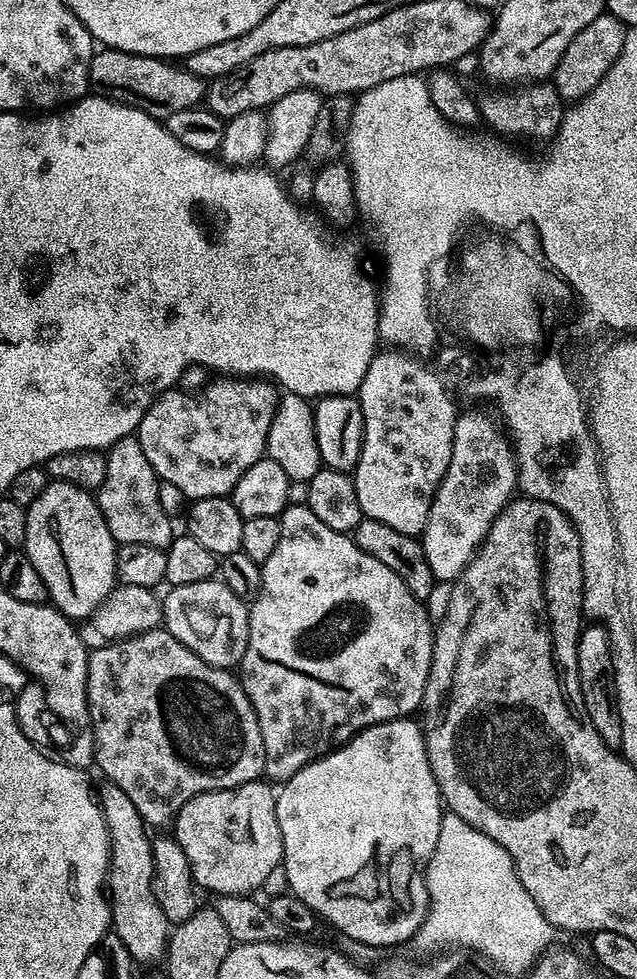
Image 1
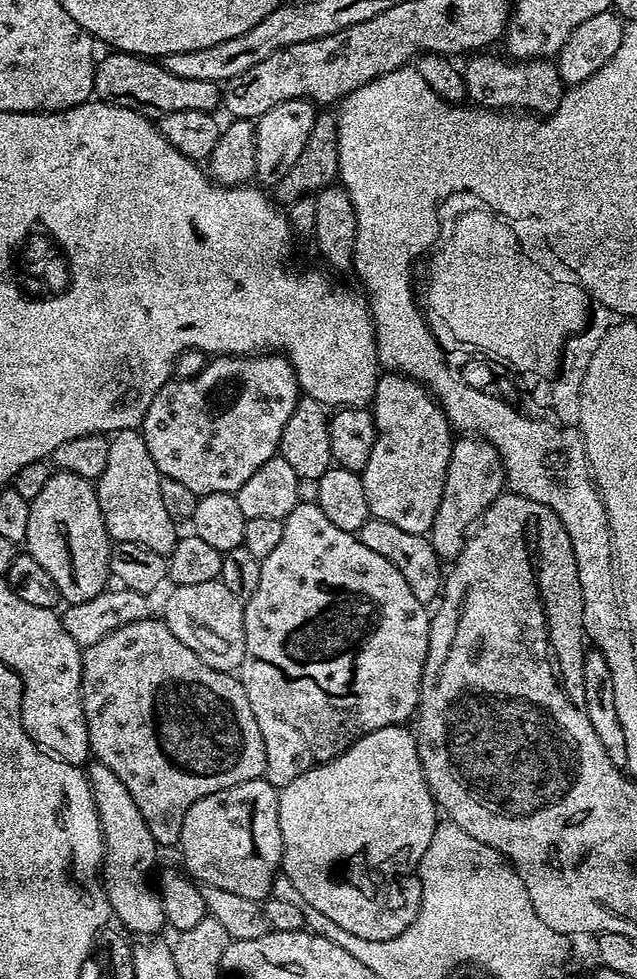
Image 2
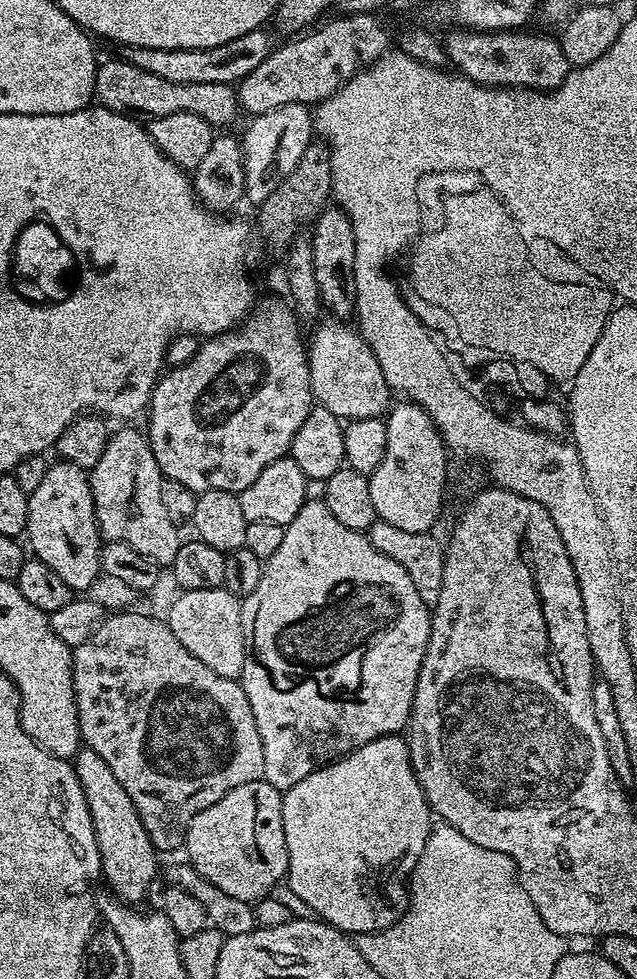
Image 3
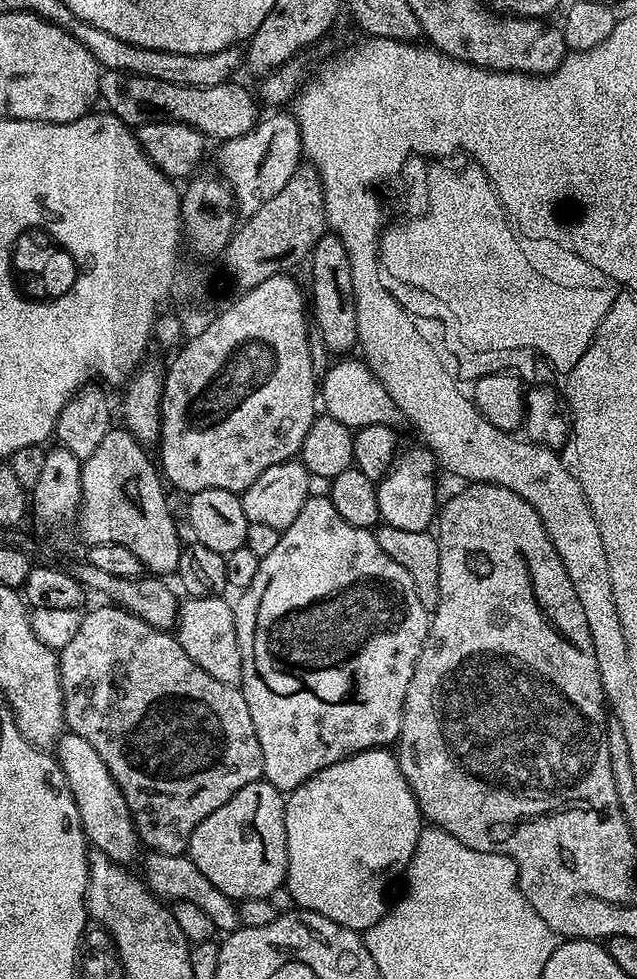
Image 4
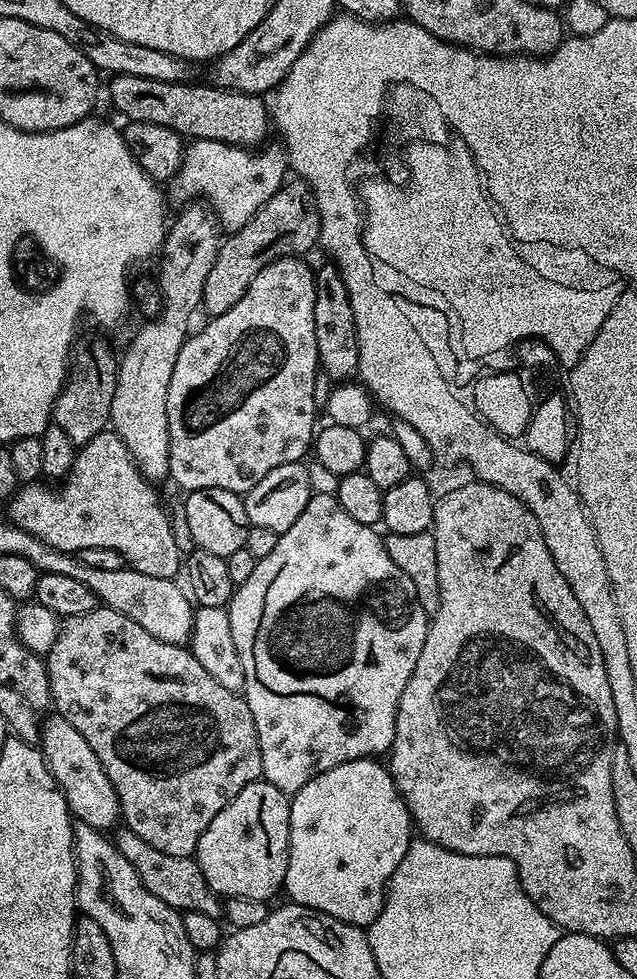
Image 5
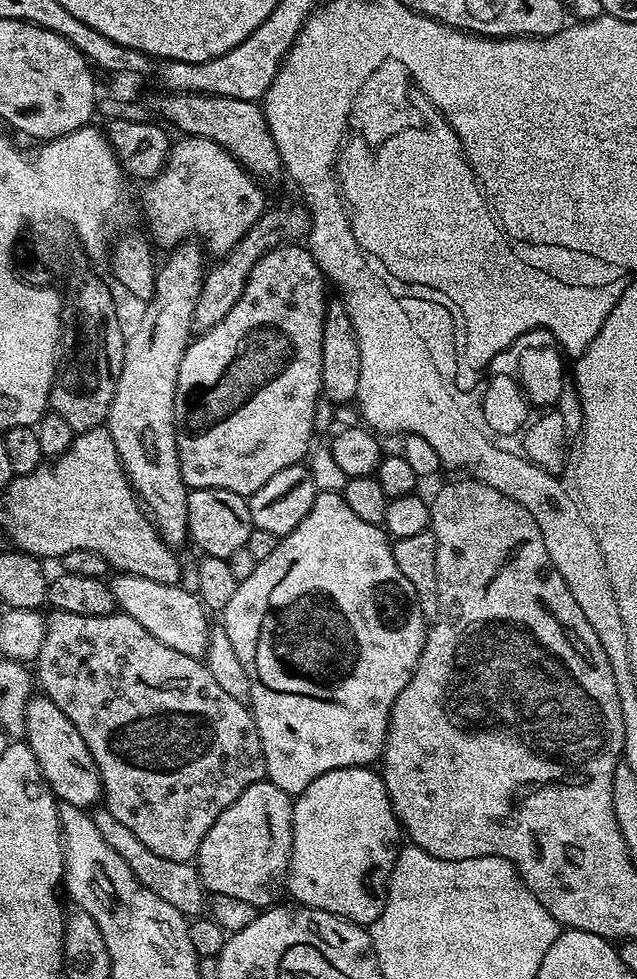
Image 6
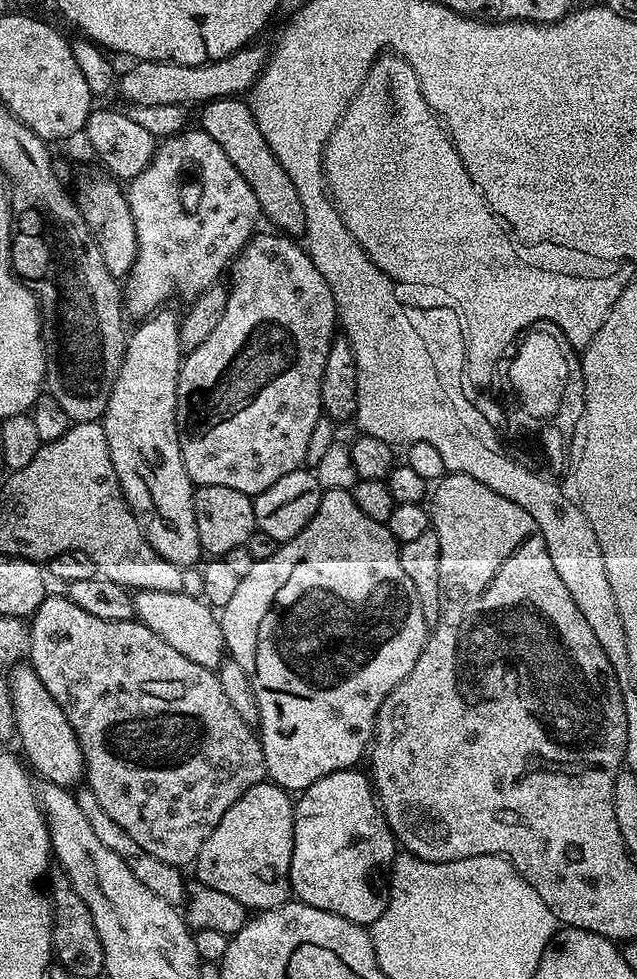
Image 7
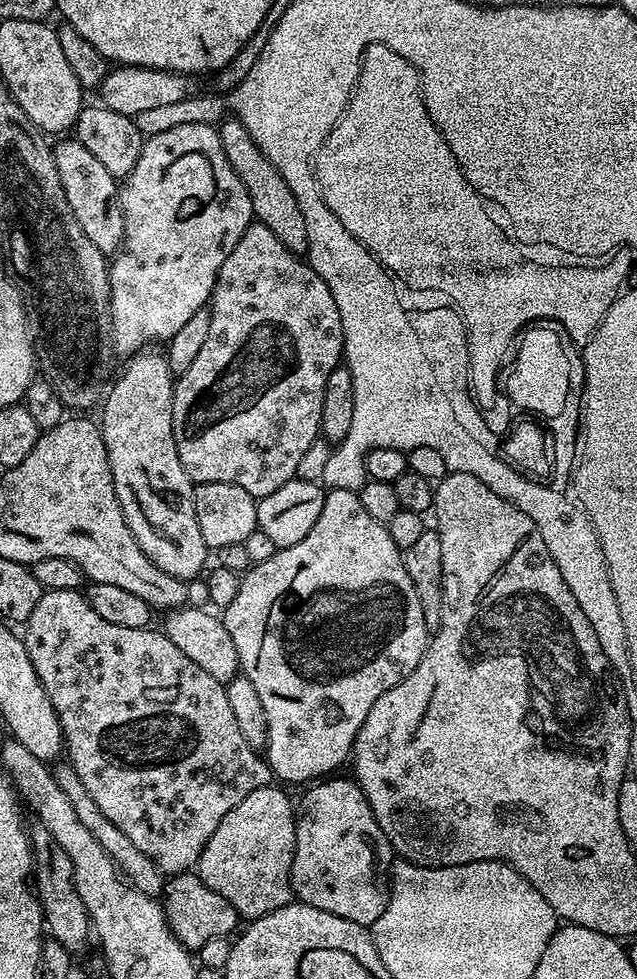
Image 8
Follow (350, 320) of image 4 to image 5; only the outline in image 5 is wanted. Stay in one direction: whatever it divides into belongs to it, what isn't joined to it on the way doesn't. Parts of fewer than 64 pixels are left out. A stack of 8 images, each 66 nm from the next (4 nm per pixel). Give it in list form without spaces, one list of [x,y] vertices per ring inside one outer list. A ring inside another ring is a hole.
[[[324,262],[321,268],[315,269],[316,274],[316,301],[314,302],[314,335],[318,337],[318,358],[323,371],[334,382],[348,382],[359,373],[358,362],[358,334],[354,326],[354,310],[350,306],[350,293],[346,291],[346,282],[342,282],[342,274],[336,265]]]

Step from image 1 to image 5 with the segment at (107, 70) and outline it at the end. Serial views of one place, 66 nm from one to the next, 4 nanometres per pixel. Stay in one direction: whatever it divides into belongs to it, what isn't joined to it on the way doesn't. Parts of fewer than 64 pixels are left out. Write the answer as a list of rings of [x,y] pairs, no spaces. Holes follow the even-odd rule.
[[[113,76],[107,81],[106,92],[108,88],[113,106],[128,122],[154,122],[154,126],[166,126],[185,138],[217,140],[249,150],[269,139],[270,108],[267,103],[264,105],[264,96],[236,92],[232,88],[217,88],[208,82],[192,83],[171,84],[154,82],[154,78]]]

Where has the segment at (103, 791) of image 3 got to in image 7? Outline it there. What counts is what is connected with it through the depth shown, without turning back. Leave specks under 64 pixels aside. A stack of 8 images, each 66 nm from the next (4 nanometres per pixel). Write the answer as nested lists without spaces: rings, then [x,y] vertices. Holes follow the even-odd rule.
[[[17,663],[11,672],[12,709],[16,723],[15,739],[20,740],[19,751],[26,757],[31,771],[37,777],[41,776],[39,778],[41,781],[57,784],[69,790],[75,789],[86,776],[84,755],[78,746],[78,738],[70,722],[66,722],[66,714],[62,714],[62,706],[58,706],[58,702],[50,698],[50,690],[42,686],[31,663]]]

